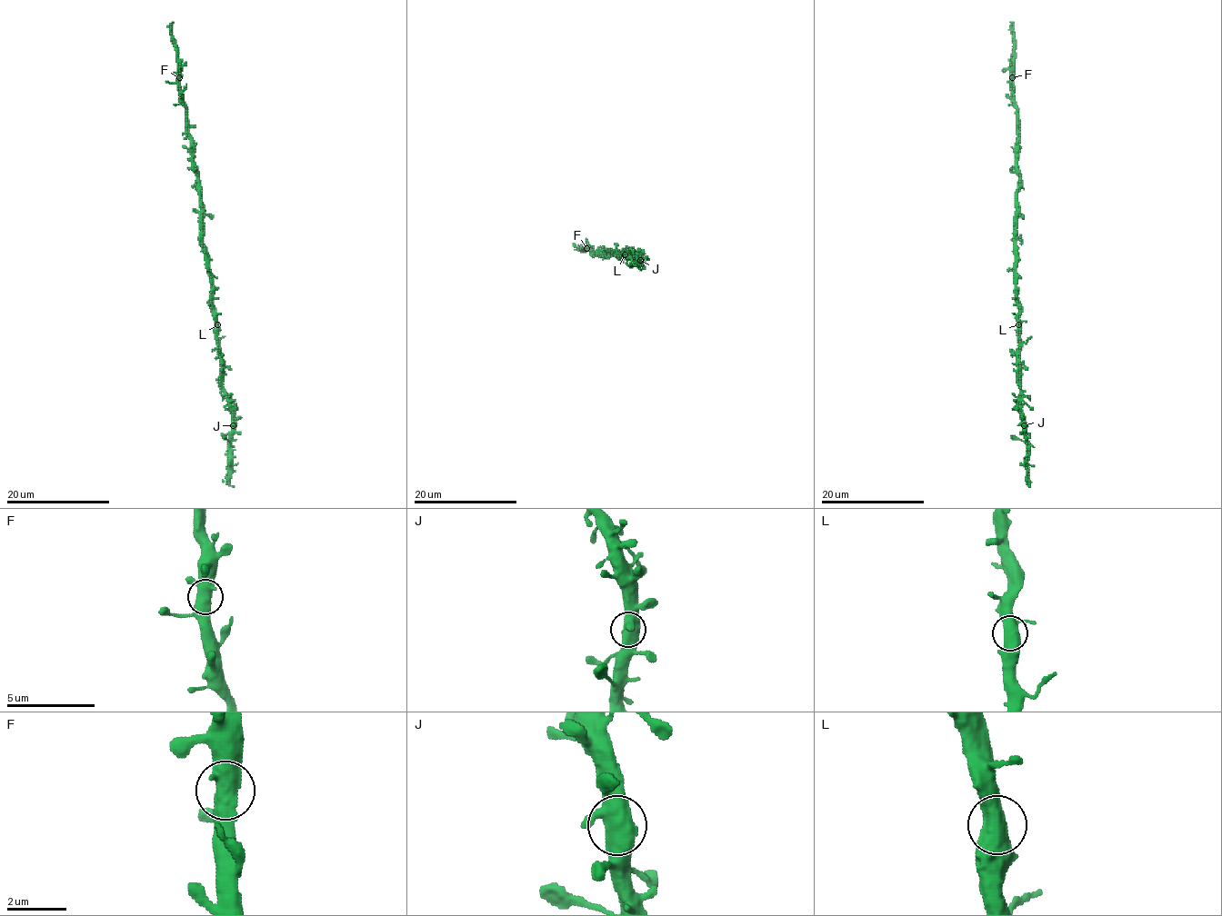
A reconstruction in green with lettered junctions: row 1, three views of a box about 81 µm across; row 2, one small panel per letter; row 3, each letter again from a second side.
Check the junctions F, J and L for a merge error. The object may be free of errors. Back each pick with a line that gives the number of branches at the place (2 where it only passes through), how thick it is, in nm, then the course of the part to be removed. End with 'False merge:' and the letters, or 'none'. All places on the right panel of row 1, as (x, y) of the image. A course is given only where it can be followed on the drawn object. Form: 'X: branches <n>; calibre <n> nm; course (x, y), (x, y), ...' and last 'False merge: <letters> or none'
False merge: none

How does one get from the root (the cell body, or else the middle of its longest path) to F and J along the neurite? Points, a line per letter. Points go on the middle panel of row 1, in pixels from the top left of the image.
F: (616, 252), (604, 254), (585, 248)
J: (616, 252), (623, 256), (636, 256), (640, 260)

